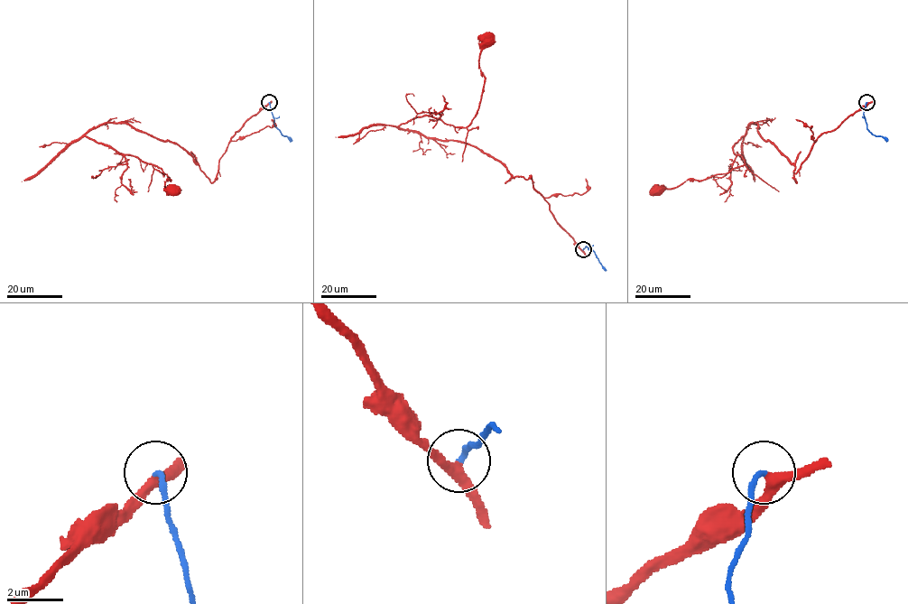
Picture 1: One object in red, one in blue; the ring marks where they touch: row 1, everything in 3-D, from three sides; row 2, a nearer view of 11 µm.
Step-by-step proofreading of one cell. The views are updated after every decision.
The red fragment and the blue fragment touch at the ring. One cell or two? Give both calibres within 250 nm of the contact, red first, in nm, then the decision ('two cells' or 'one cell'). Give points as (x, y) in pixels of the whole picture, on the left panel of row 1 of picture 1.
320 nm thick on the red side, 200 nm on the other; one cell

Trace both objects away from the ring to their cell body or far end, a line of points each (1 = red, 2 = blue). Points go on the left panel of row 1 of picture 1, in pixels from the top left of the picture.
1: (269, 102), (231, 139), (211, 182), (178, 145), (125, 124), (85, 134), (159, 167), (173, 190)
2: (269, 102), (273, 125), (291, 141)

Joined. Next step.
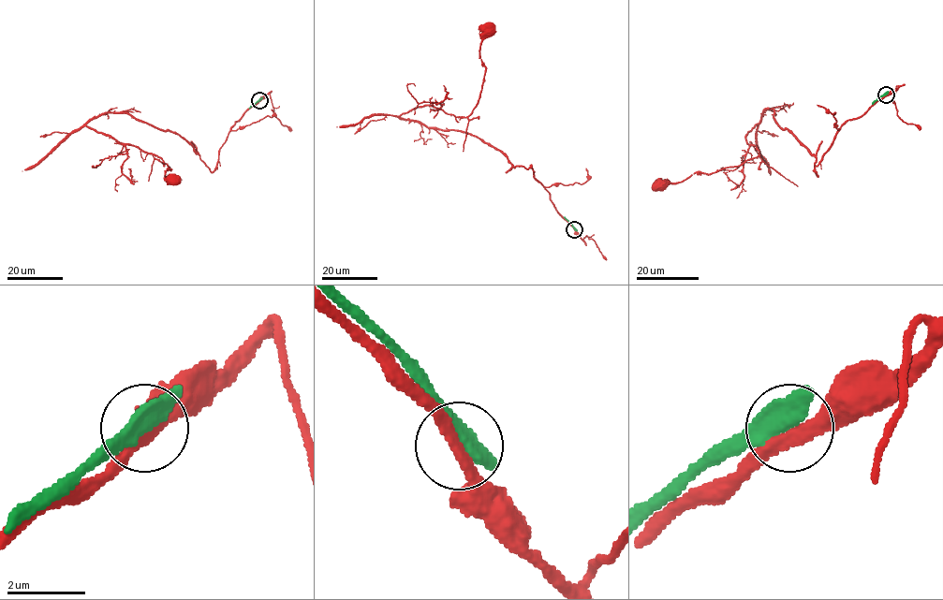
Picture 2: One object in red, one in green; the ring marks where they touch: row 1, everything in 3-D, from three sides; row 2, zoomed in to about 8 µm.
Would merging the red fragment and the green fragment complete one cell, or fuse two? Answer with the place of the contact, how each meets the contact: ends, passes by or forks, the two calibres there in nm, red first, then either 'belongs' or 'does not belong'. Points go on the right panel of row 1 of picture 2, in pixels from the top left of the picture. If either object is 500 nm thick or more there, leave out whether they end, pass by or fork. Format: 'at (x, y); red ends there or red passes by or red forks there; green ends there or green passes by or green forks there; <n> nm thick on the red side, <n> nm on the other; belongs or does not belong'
at (886, 95); red passes by; green passes by; 300 nm thick on the red side, 440 nm on the other; does not belong

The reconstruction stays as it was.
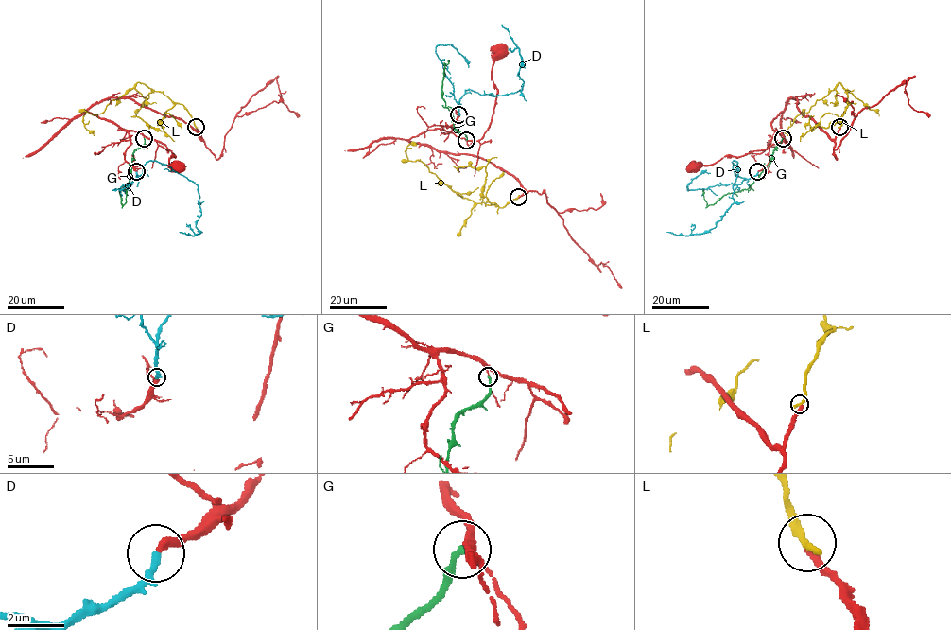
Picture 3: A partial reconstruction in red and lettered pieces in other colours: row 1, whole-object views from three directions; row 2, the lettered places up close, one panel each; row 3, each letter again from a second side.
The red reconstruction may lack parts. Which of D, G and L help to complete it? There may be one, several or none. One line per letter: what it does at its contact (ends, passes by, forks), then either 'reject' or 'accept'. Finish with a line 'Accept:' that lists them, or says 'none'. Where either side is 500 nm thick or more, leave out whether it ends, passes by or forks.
D: it ends there; accept
G: it ends there; reject
L: it ends there; reject
Accept: D

